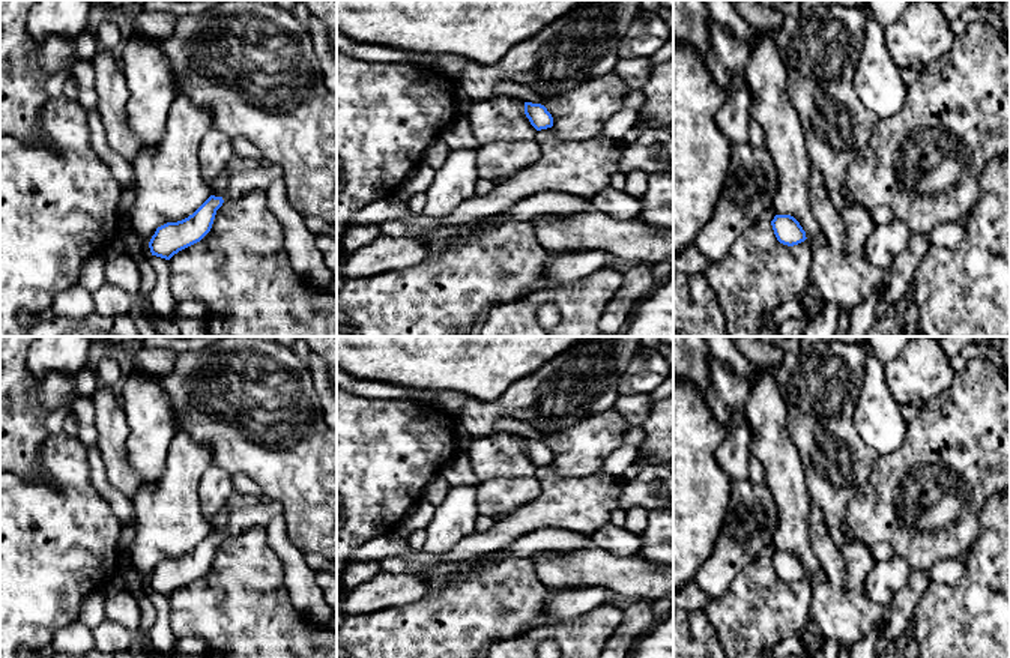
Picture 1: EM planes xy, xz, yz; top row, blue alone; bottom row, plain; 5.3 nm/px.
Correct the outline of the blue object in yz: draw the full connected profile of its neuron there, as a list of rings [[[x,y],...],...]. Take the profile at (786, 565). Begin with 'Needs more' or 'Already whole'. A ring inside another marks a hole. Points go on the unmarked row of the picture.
Already whole. [[[776,551],[771,562],[777,577],[783,581],[794,583],[807,575],[800,559],[791,551]]]

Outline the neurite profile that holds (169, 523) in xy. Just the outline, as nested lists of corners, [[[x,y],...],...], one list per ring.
[[[176,422],[161,479],[150,487],[141,487],[132,500],[135,538],[129,548],[129,560],[146,578],[150,578],[158,563],[188,554],[212,532],[209,521],[201,515],[198,496],[200,479],[210,464],[210,448],[195,442],[182,424]]]

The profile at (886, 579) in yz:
[[[897,554],[876,562],[864,581],[867,598],[887,608],[896,592],[906,584],[911,571],[908,562]]]

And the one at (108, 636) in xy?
[[[105,619],[92,629],[95,652],[120,652],[128,650],[131,634],[119,623]]]

